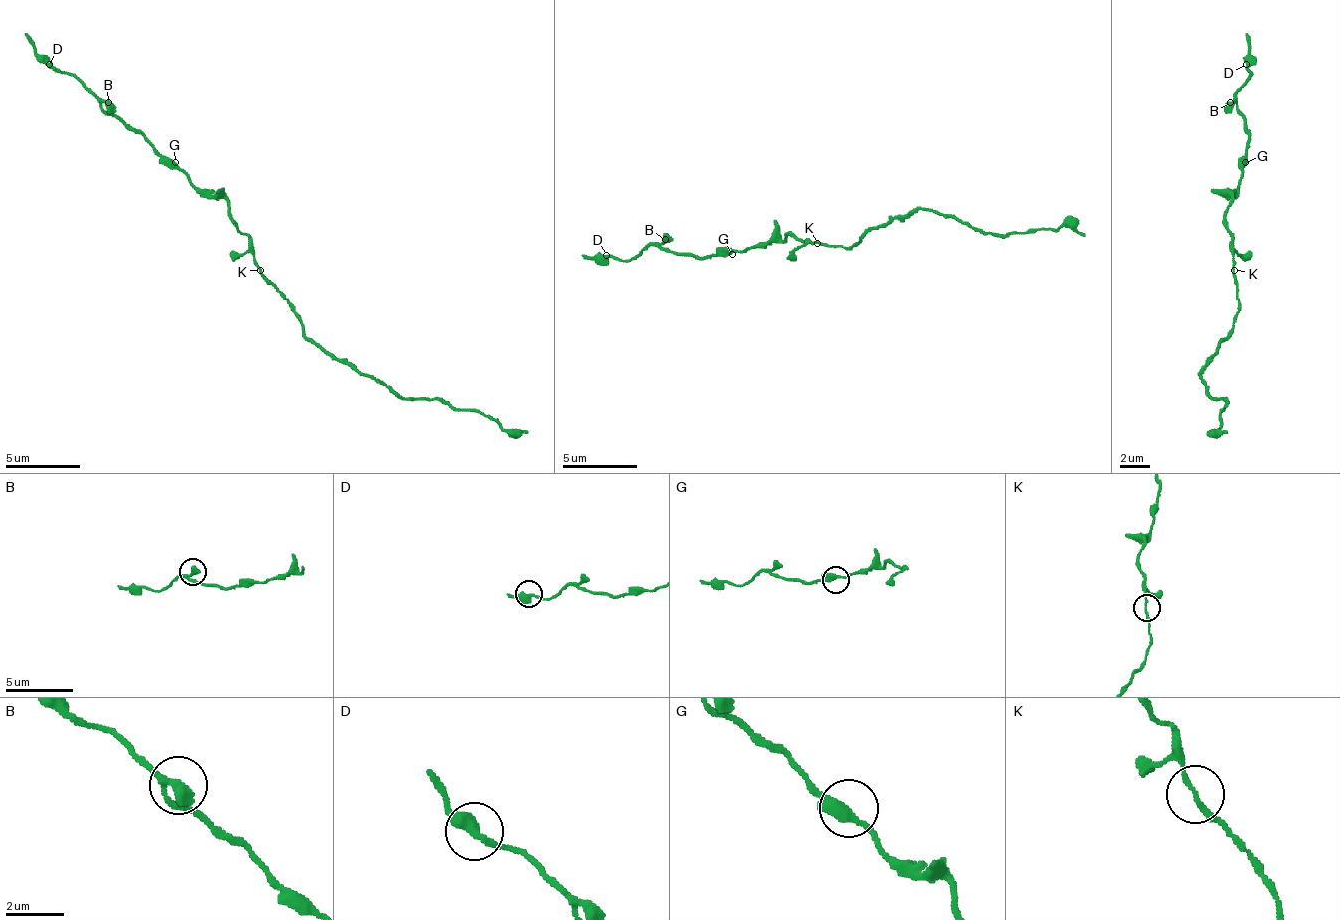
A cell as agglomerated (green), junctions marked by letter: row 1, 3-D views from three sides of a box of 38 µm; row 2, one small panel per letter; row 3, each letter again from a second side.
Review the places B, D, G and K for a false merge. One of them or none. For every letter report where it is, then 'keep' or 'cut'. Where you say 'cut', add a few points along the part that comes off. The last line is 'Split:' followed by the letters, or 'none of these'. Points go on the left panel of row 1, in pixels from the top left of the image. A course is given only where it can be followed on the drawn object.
B: at (108, 102); keep
D: at (49, 64); keep
G: at (175, 162); keep
K: at (260, 270); keep
Split: none of these

